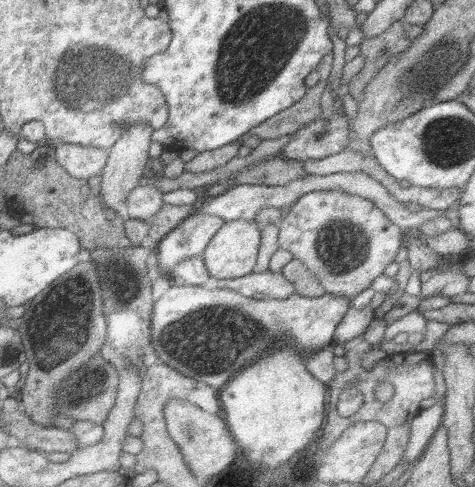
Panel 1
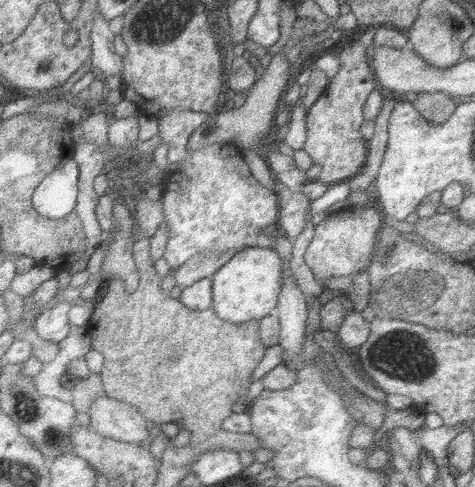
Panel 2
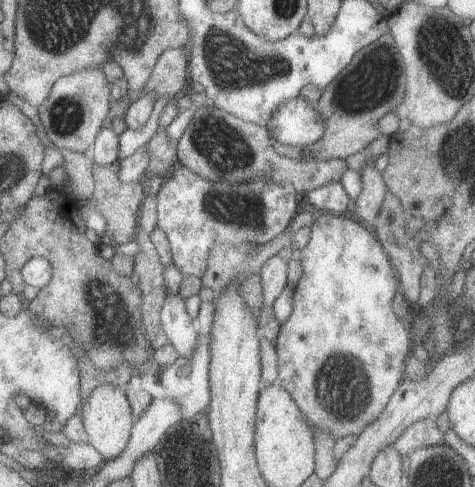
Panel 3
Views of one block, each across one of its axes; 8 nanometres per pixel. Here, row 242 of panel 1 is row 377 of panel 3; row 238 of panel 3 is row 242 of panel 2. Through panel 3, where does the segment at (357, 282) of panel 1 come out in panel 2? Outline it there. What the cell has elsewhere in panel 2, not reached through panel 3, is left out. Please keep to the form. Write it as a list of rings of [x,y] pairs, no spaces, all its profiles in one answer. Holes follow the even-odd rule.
[[[377,204],[367,206],[367,208],[351,206],[343,212],[329,216],[327,220],[323,220],[317,226],[317,234],[305,254],[307,264],[315,272],[317,280],[325,280],[321,284],[325,288],[331,288],[329,280],[335,280],[337,276],[353,276],[355,278],[357,274],[361,274],[369,266],[369,260],[375,258],[373,248],[375,248],[375,238],[377,238],[379,228],[381,228],[381,212],[379,212]]]

